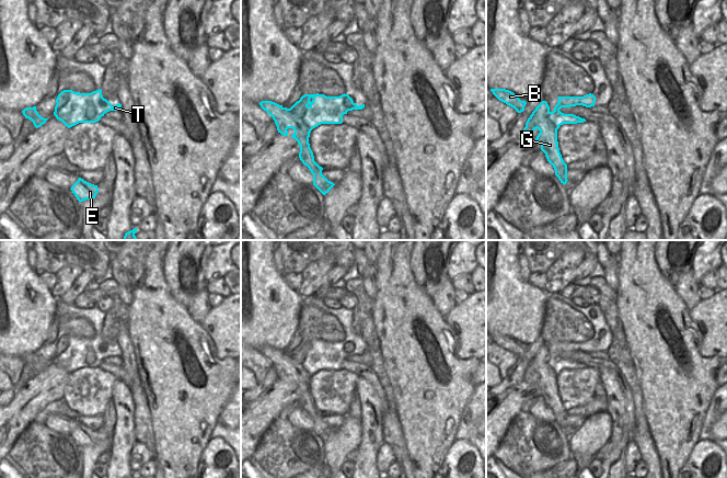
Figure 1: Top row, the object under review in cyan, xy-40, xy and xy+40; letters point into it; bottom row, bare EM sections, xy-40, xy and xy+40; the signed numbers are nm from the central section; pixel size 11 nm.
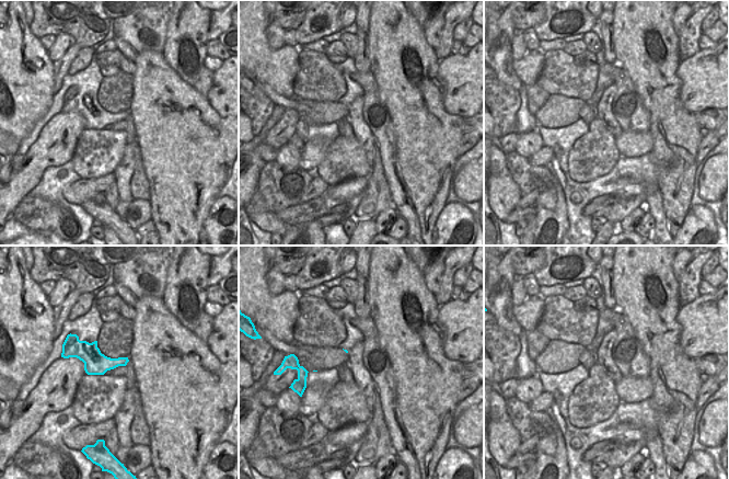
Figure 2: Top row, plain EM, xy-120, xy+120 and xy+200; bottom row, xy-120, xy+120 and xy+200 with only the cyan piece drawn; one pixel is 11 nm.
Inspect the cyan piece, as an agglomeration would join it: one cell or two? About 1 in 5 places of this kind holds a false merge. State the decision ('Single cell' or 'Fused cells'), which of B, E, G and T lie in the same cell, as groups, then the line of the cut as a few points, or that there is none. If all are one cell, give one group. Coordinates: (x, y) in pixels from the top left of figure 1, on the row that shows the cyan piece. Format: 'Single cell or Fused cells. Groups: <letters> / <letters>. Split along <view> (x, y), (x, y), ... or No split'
Fused cells. Groups: B E G / T. Split along xy (299, 100), (306, 107), (303, 122), (311, 129)

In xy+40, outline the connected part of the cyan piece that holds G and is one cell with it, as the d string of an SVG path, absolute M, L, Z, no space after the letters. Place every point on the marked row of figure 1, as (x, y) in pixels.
M542 101L532 112L526 123L523 133L533 136L533 132L540 130L535 140L541 145L541 150L545 153L547 161L553 166L555 175L561 183L567 183L567 164L564 162L558 148L557 129L549 120L550 106L546 101Z

